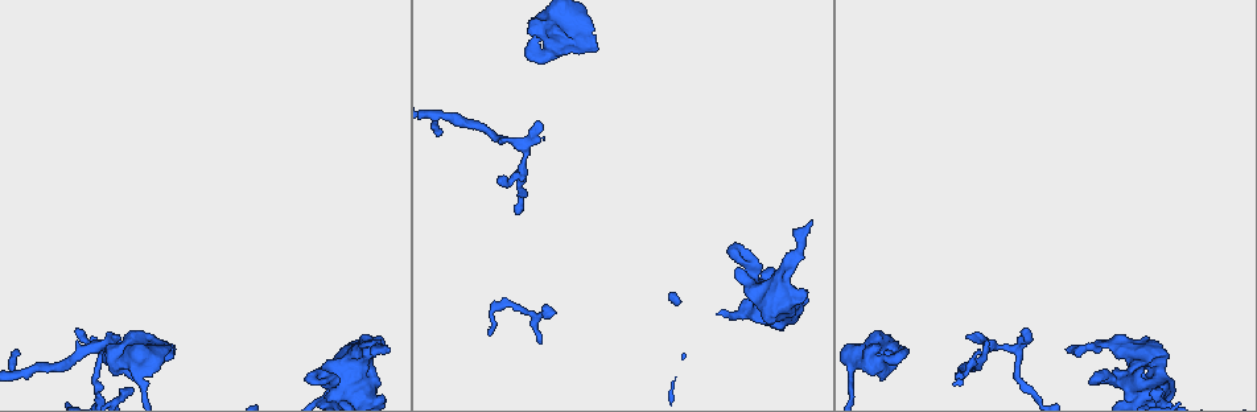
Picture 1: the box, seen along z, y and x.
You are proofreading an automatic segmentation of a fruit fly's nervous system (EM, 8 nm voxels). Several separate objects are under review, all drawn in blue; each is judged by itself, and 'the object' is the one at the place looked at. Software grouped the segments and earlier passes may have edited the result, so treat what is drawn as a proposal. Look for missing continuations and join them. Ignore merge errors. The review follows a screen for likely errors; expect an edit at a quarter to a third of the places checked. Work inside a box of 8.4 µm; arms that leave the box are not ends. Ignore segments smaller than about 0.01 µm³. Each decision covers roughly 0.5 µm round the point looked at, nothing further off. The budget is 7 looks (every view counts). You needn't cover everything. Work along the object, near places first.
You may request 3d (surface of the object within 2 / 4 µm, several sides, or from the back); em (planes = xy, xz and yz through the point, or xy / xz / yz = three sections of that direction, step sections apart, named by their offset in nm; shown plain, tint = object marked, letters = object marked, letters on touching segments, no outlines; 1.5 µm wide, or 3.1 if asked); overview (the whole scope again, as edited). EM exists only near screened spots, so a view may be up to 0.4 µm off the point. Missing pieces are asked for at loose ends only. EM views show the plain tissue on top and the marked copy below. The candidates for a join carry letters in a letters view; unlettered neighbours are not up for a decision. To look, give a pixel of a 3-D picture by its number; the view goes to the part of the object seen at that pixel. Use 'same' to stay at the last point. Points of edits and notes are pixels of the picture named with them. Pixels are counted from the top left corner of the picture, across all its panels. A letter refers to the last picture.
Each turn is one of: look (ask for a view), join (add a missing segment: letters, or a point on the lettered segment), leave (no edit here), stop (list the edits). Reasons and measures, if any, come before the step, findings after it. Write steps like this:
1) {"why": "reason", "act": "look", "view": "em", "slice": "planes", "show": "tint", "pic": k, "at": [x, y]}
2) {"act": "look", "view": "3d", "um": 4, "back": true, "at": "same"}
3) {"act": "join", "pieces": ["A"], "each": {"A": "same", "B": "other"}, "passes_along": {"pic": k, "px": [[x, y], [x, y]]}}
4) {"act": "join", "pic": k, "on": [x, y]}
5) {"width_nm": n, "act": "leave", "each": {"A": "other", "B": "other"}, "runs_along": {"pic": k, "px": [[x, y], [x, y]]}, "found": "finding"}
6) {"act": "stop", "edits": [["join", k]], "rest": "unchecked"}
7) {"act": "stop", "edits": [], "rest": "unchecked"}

{"why": "stops while still wide", "act": "look", "view": "em", "slice": "planes", "show": "letters", "pic": 1, "at": [596, 49]}

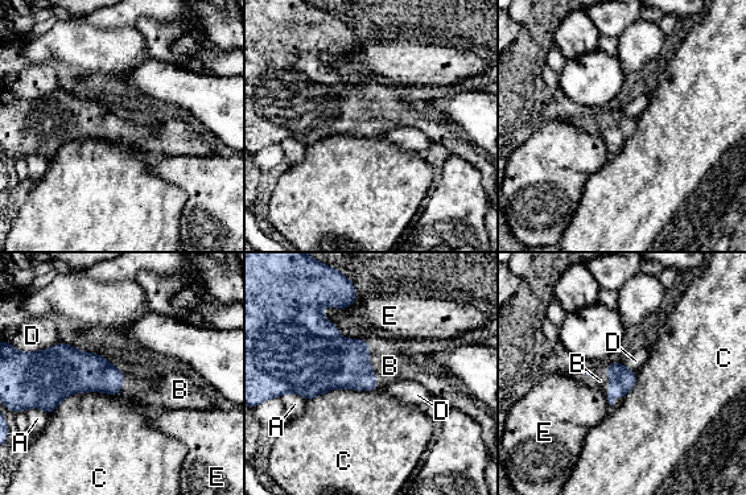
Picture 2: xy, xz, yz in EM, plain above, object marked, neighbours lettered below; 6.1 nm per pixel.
{"longest_contact_nm": ["C", 440], "act": "join", "pieces": ["B"], "each": {"A": "other", "B": "same", "C": "other", "D": "other", "E": "other"}, "passes_along": {"pic": 2, "px": [[329, 361], [370, 364], [390, 366]]}, "found": "the neuron continues"}

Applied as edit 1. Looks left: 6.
{"why": "redraw", "act": "look", "view": "overview"}

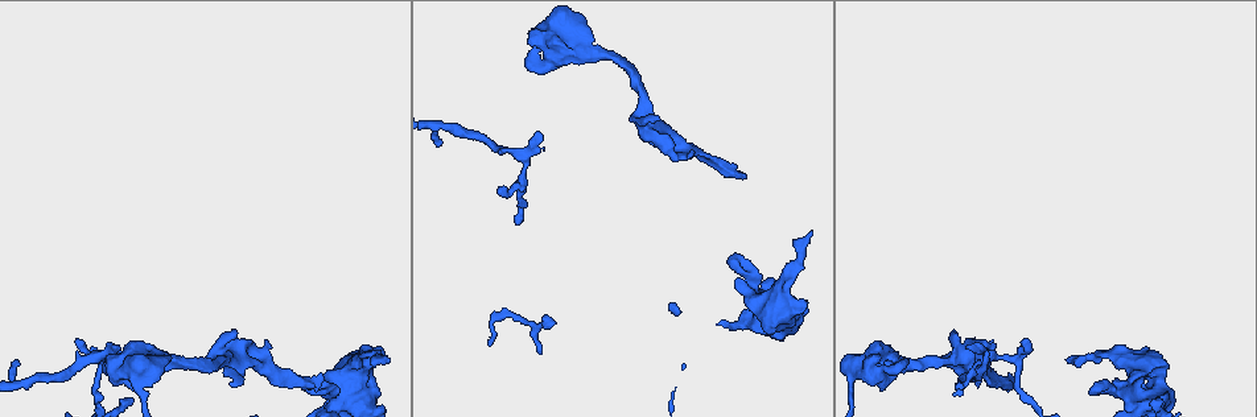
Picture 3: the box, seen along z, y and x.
{"why": "free end", "act": "look", "view": "em", "slice": "xy", "step": 4, "show": "tint", "pic": 3, "at": [1088, 394]}

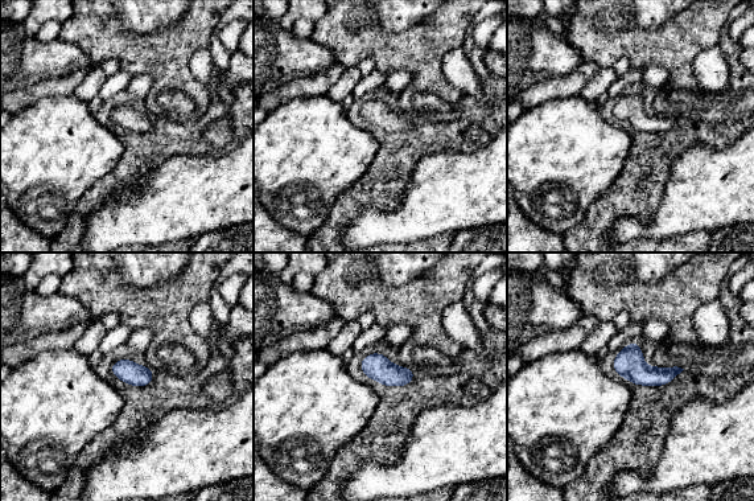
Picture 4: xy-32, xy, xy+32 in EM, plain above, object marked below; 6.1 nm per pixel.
{"why": "another direction", "act": "look", "view": "em", "slice": "planes", "show": "letters", "at": "same"}

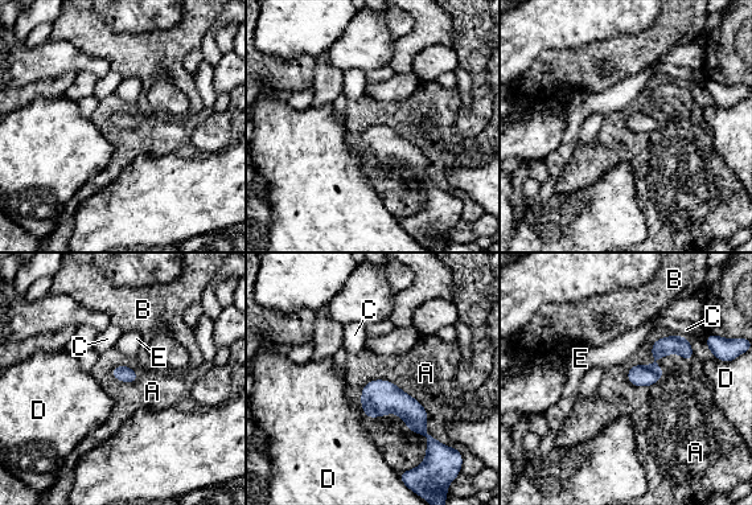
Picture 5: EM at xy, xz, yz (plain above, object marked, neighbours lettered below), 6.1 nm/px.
{"act": "leave", "each": {"A": "other", "B": "other", "C": "other", "D": "other", "E": "other"}, "border": {"pic": 5, "px": [[360, 390], [391, 381], [439, 443]]}, "found": "none of them fits"}

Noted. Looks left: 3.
{"why": "tapers out", "act": "look", "view": "3d", "um": 2, "pic": 3, "at": [1023, 338]}

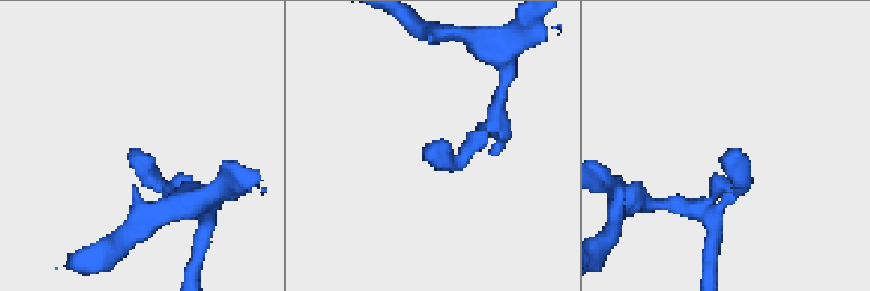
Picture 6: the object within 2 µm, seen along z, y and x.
{"why": "need the tissue", "act": "look", "view": "em", "slice": "yz", "step": 8, "show": "letters", "pic": 6, "at": [148, 158]}

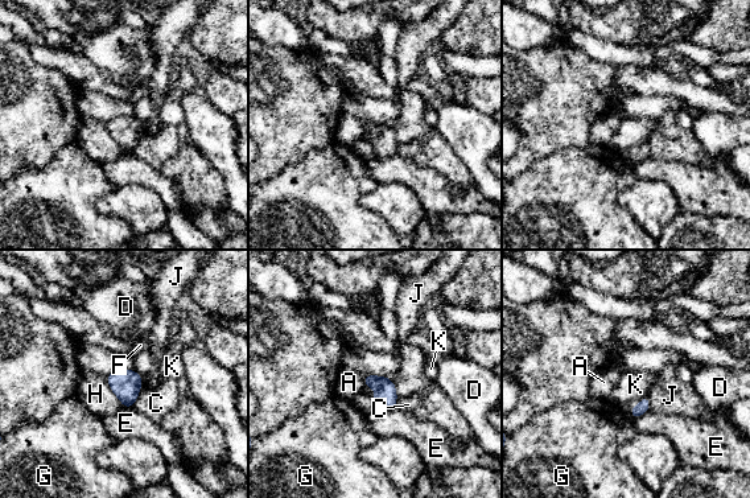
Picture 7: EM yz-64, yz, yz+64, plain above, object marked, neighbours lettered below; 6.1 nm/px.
{"act": "look", "view": "em", "slice": "planes", "show": "letters", "at": "same"}

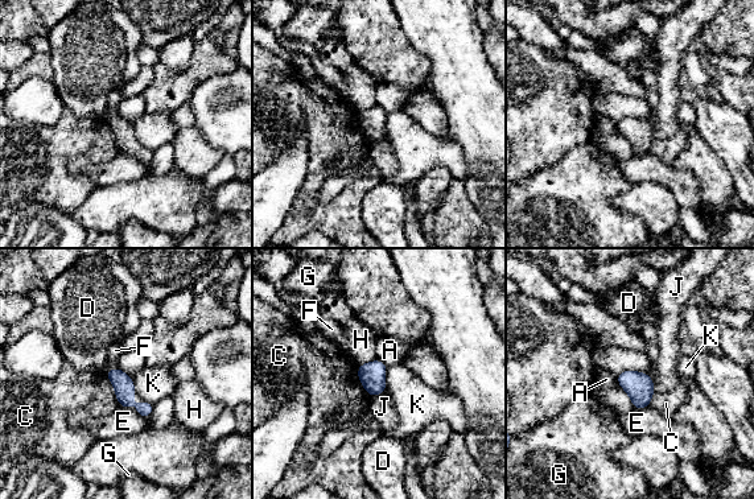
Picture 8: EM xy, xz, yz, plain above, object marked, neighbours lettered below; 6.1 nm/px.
{"act": "leave", "each": {"A": "other", "C": "other", "D": "other", "E": "other", "F": "other", "G": "other", "H": "other", "J": "other", "K": "other"}, "runs_along": {"pic": 8, "px": [[111, 372], [145, 413]]}, "found": "none of them fits"}

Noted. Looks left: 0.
{"act": "stop", "edits": [["join", 2]], "rest": "unchecked"}

